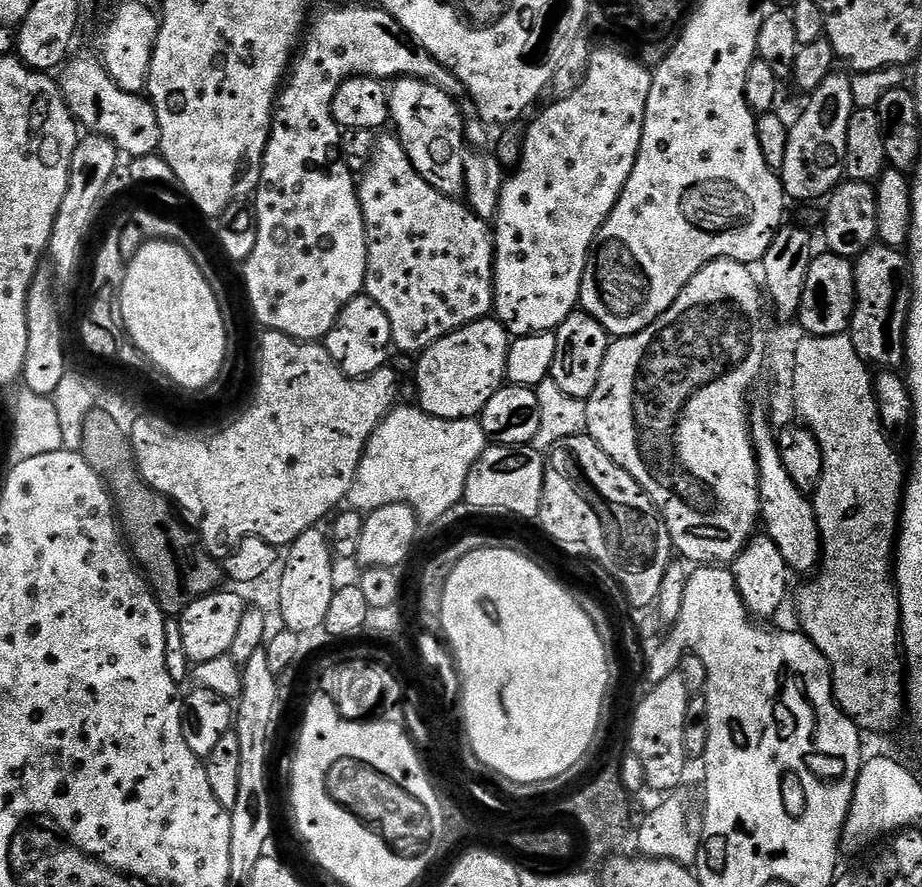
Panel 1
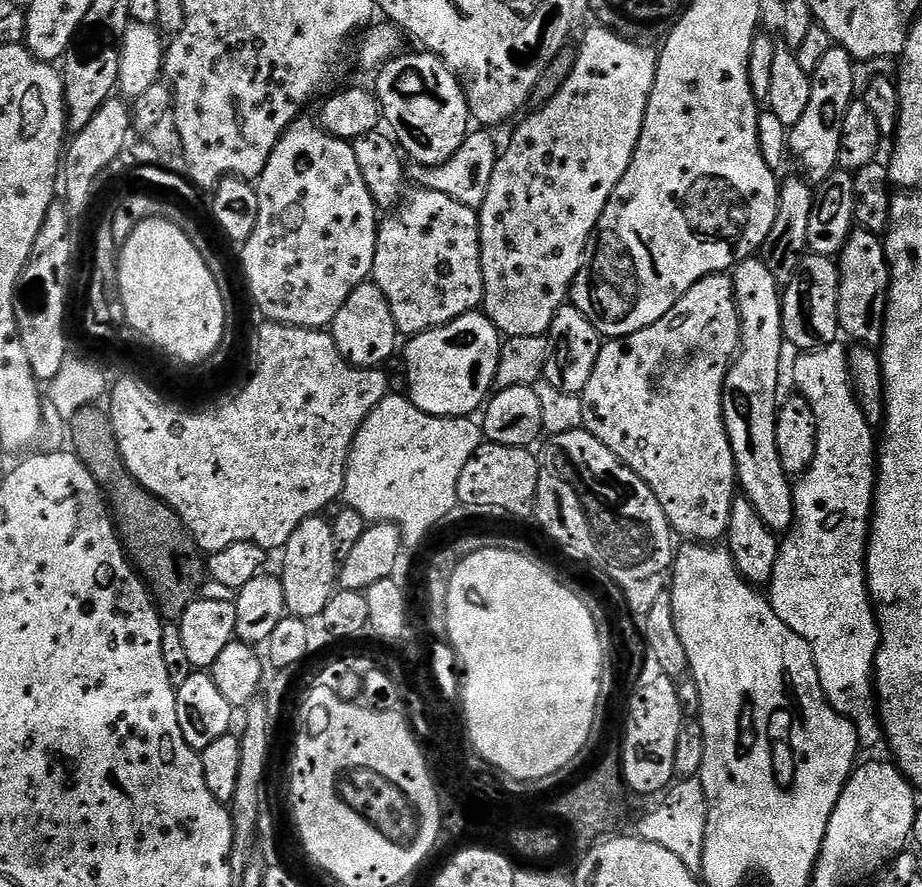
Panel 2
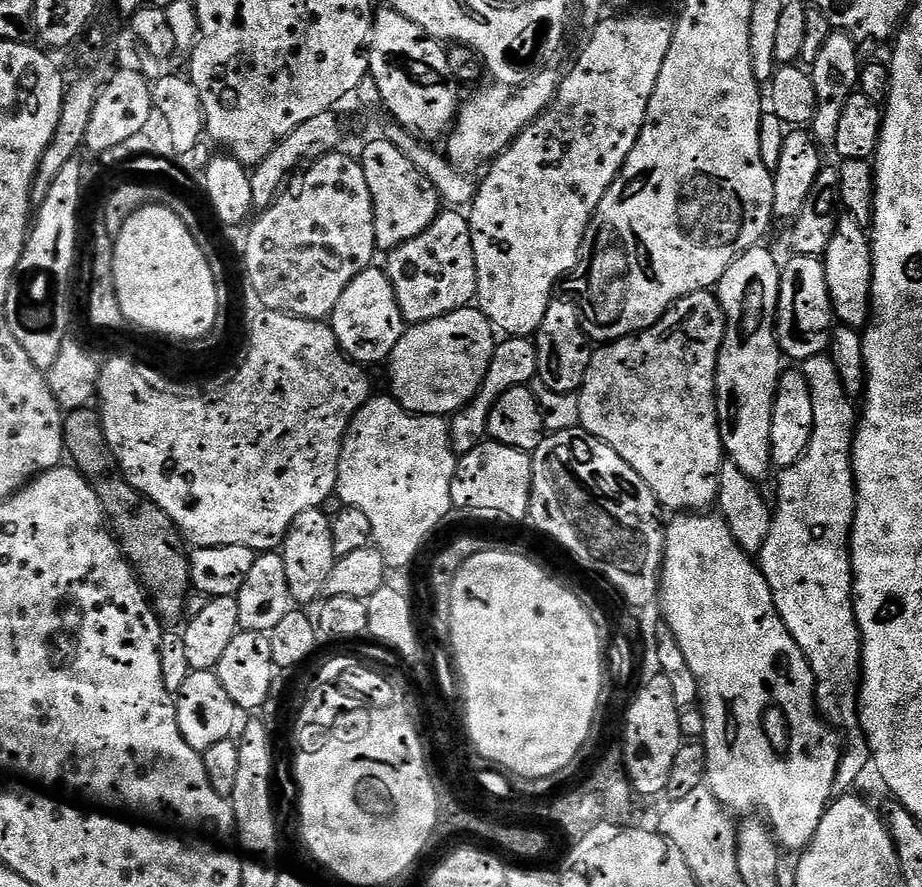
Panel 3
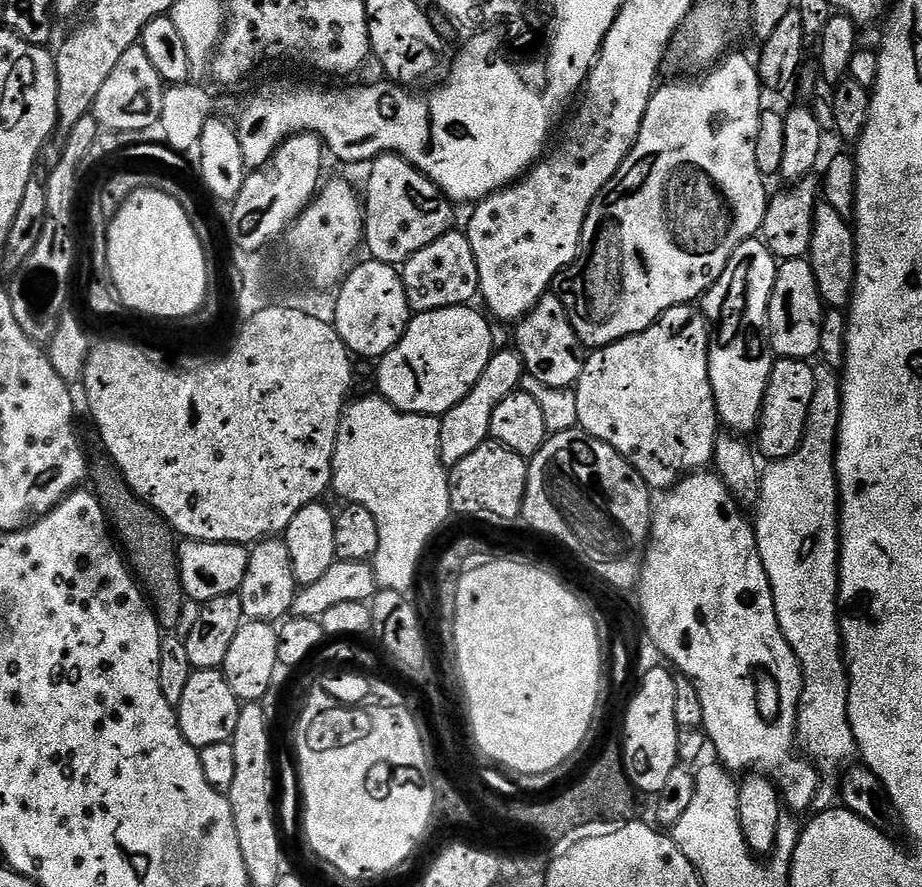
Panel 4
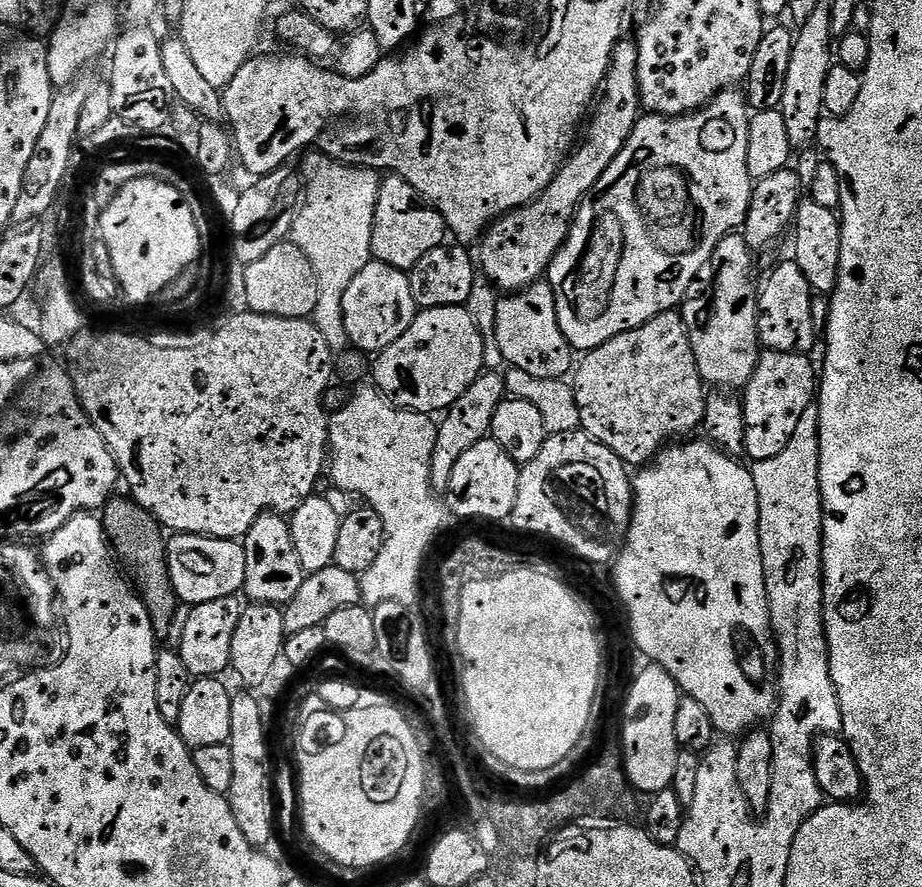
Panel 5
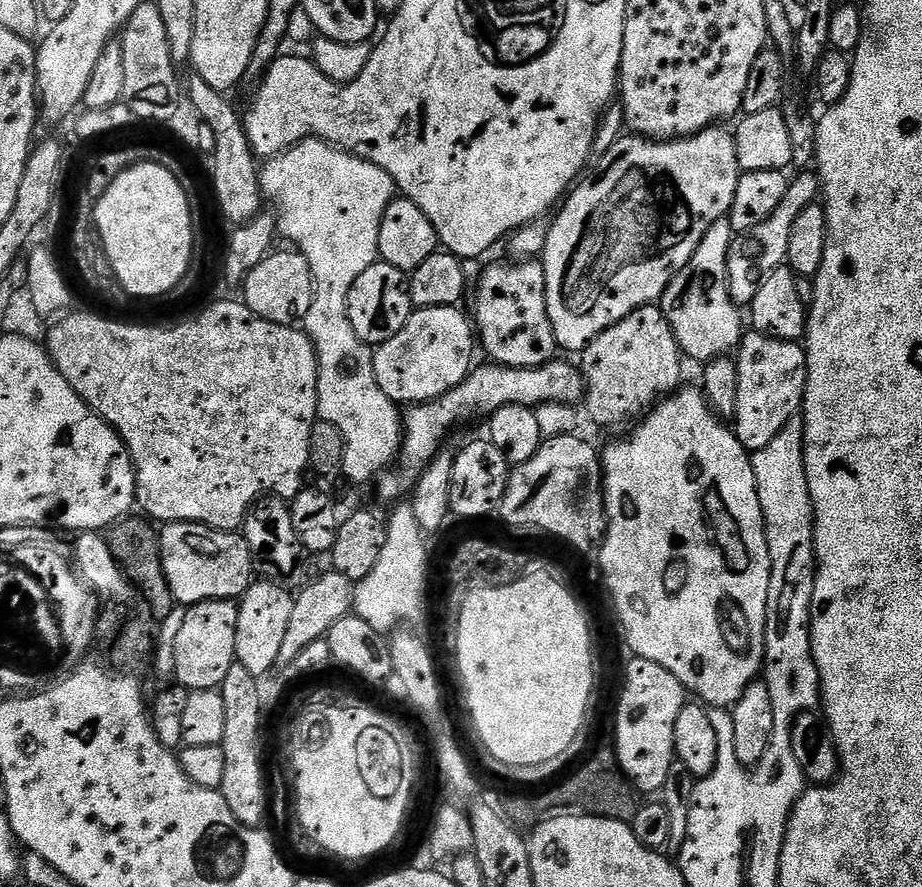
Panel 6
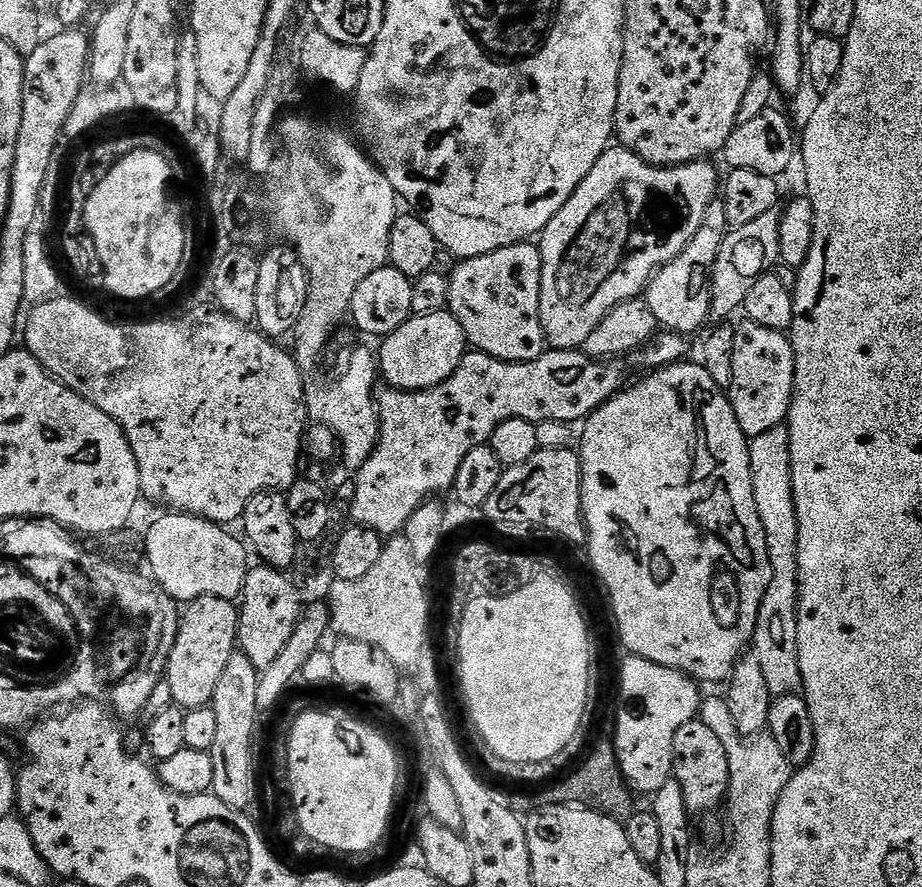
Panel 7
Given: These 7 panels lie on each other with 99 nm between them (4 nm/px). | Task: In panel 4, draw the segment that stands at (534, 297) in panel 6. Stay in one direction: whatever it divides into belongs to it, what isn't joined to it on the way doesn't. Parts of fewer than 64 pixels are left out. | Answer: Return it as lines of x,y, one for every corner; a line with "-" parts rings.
554,294
543,296
515,328
514,347
522,358
525,373
538,378
538,382
546,382
546,386
572,388
584,369
586,352
559,298

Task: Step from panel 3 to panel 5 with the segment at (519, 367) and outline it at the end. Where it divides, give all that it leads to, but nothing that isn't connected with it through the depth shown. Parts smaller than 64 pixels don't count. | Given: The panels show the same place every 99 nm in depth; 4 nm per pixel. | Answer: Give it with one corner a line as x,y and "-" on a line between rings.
485,371
470,387
458,402
454,402
443,413
436,429
436,445
434,446
434,458
430,462
430,478
432,486
437,493
447,493
450,486
450,474
454,466
470,446
478,446
478,442
489,439
492,423
494,422
494,410
506,399
503,375
498,371

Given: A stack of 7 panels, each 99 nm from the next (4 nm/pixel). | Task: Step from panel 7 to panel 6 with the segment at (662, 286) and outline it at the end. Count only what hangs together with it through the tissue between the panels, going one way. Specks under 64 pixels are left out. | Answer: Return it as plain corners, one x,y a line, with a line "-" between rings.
729,220
714,222
714,226
706,230
694,258
690,258
688,265
674,277
658,301
658,307
664,311
666,322
670,322
674,338
687,359
689,356
699,362
717,360
719,356
735,353
740,347
741,309
732,303
728,289
728,255
733,235

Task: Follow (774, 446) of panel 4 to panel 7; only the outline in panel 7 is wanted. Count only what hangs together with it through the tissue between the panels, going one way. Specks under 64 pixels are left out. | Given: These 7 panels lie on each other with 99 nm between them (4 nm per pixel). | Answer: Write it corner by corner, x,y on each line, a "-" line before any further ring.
744,322
736,328
734,338
734,382
726,389
726,395
732,402
732,409
738,418
738,426
742,426
745,436
751,438
758,434
766,434
766,430
781,427
788,419
788,411
792,405
794,382
796,381
796,355
792,349
791,339
778,330
770,330
766,326
758,326

